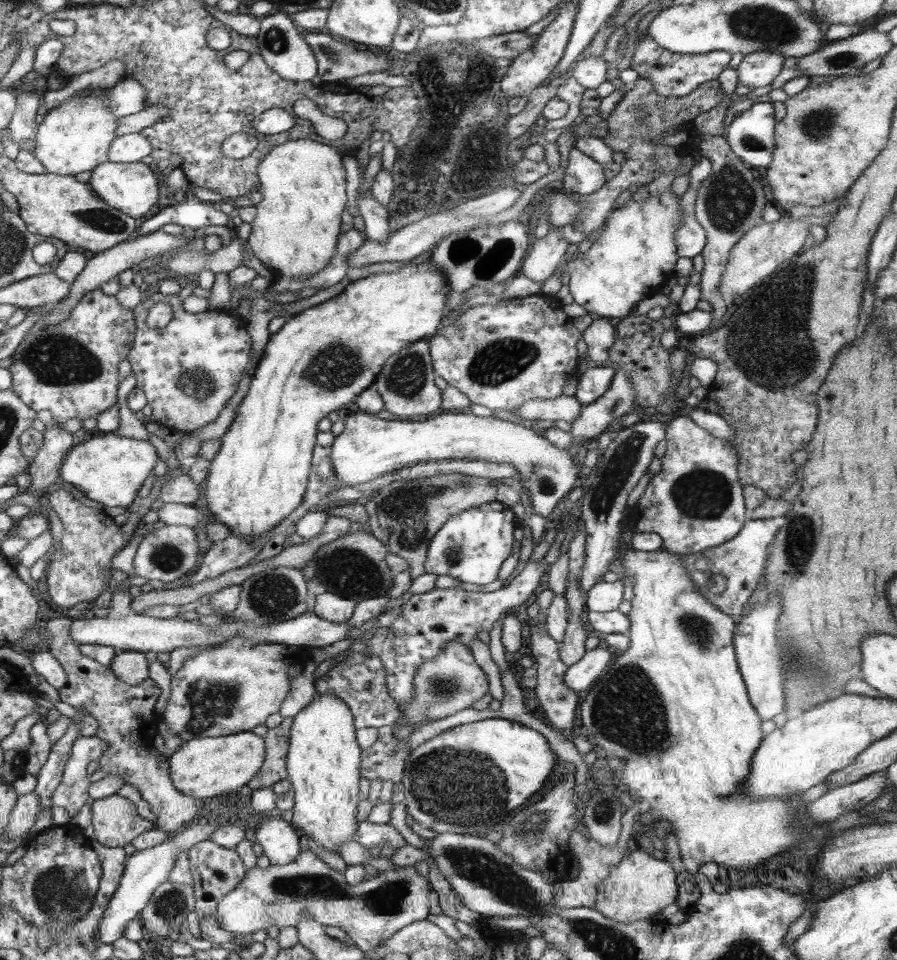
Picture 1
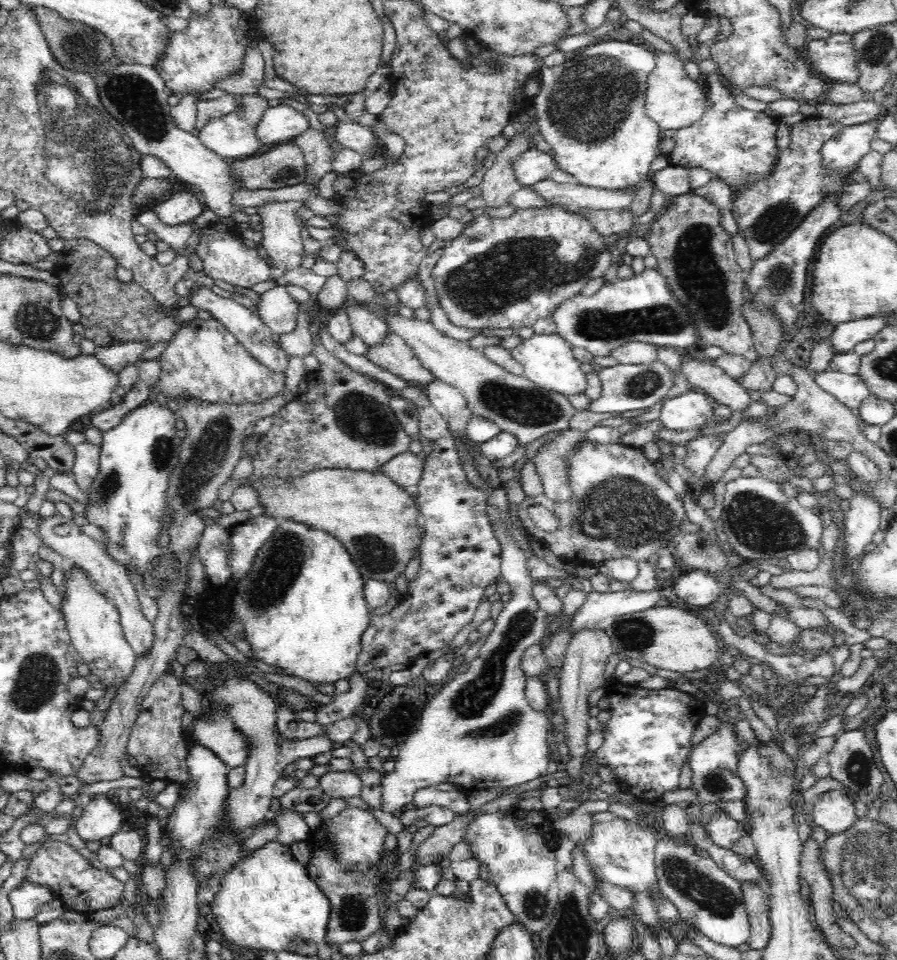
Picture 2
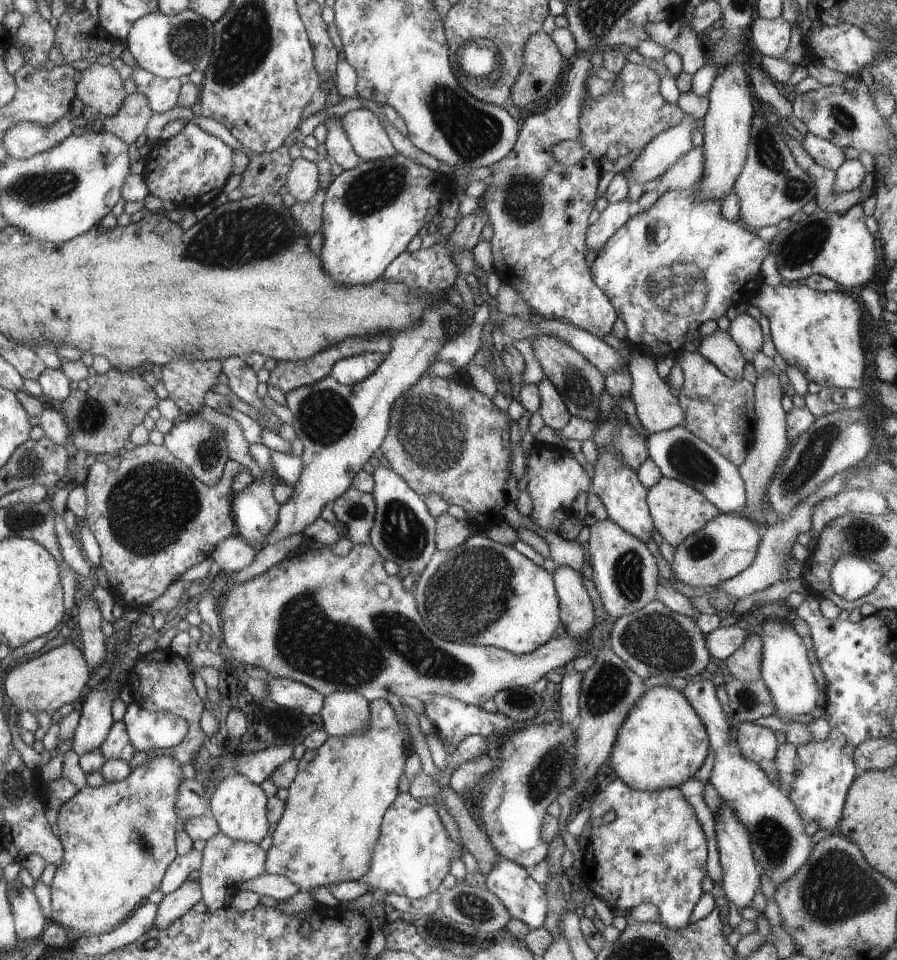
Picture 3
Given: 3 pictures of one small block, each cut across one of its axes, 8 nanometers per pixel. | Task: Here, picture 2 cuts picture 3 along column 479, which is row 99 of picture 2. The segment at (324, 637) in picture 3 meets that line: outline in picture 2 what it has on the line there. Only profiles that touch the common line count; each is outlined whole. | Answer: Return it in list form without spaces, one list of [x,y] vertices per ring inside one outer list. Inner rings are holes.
[[[659,53],[656,68],[648,76],[645,94],[645,111],[662,130],[671,133],[698,122],[706,108],[706,99],[698,82],[691,80],[684,69],[683,62],[674,54]]]

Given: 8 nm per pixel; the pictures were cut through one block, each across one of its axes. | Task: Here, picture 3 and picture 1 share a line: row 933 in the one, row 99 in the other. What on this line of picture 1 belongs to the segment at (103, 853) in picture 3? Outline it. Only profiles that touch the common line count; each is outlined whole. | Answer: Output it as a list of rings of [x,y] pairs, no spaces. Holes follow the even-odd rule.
[[[93,93],[86,98],[70,98],[45,113],[35,136],[37,148],[33,156],[45,167],[46,173],[72,176],[92,172],[109,161],[109,149],[117,138],[120,117],[108,109],[108,103]]]

